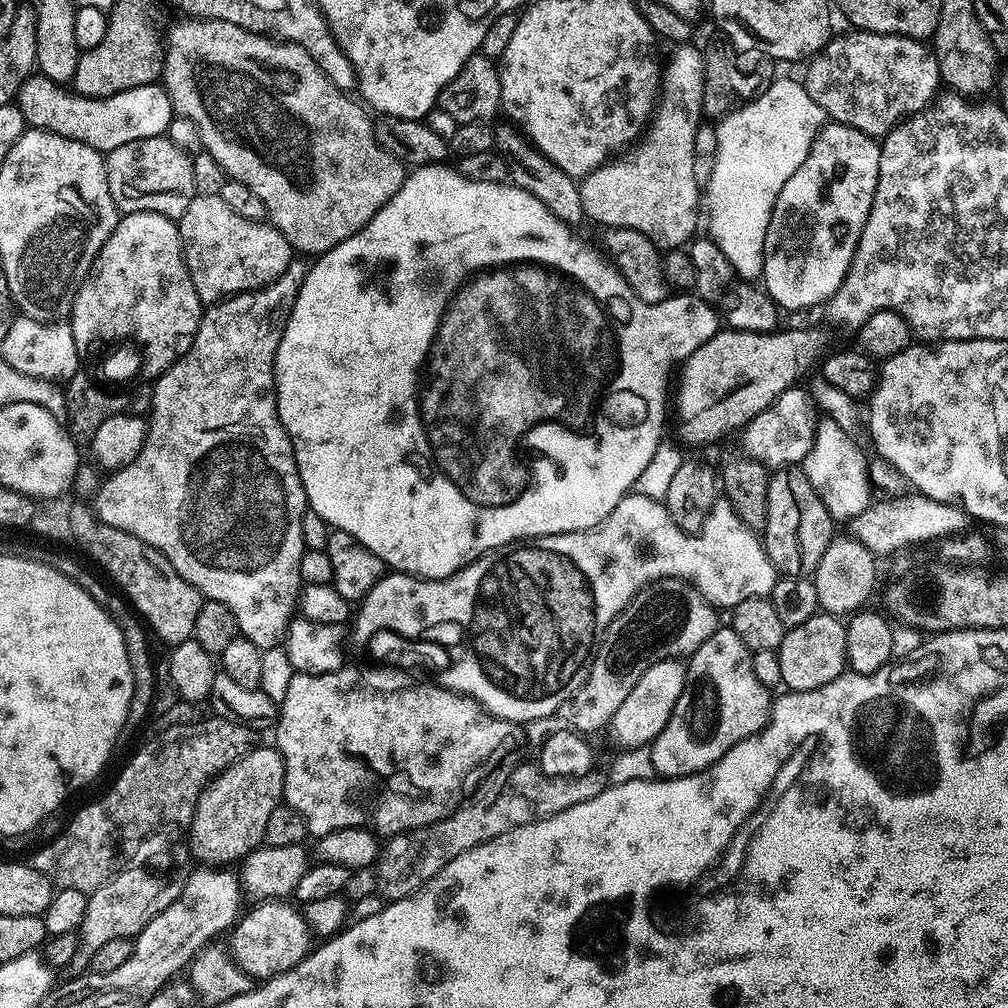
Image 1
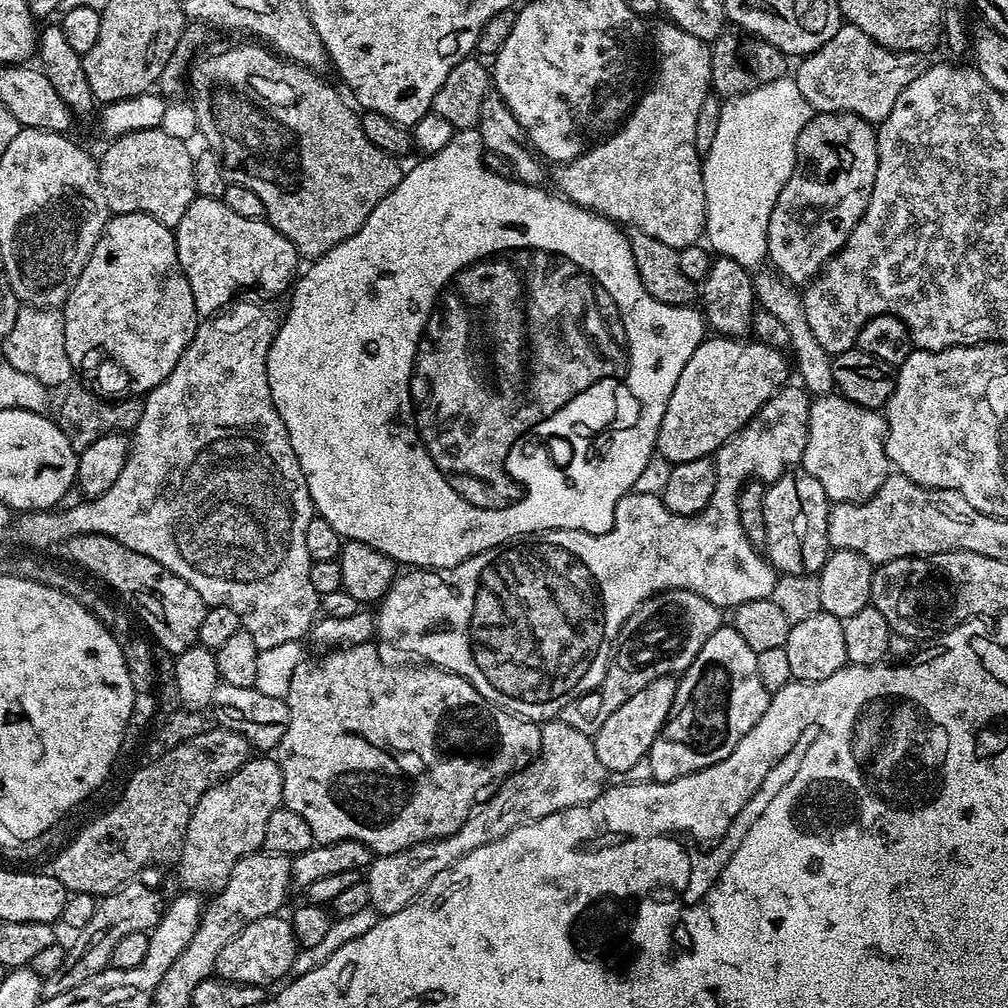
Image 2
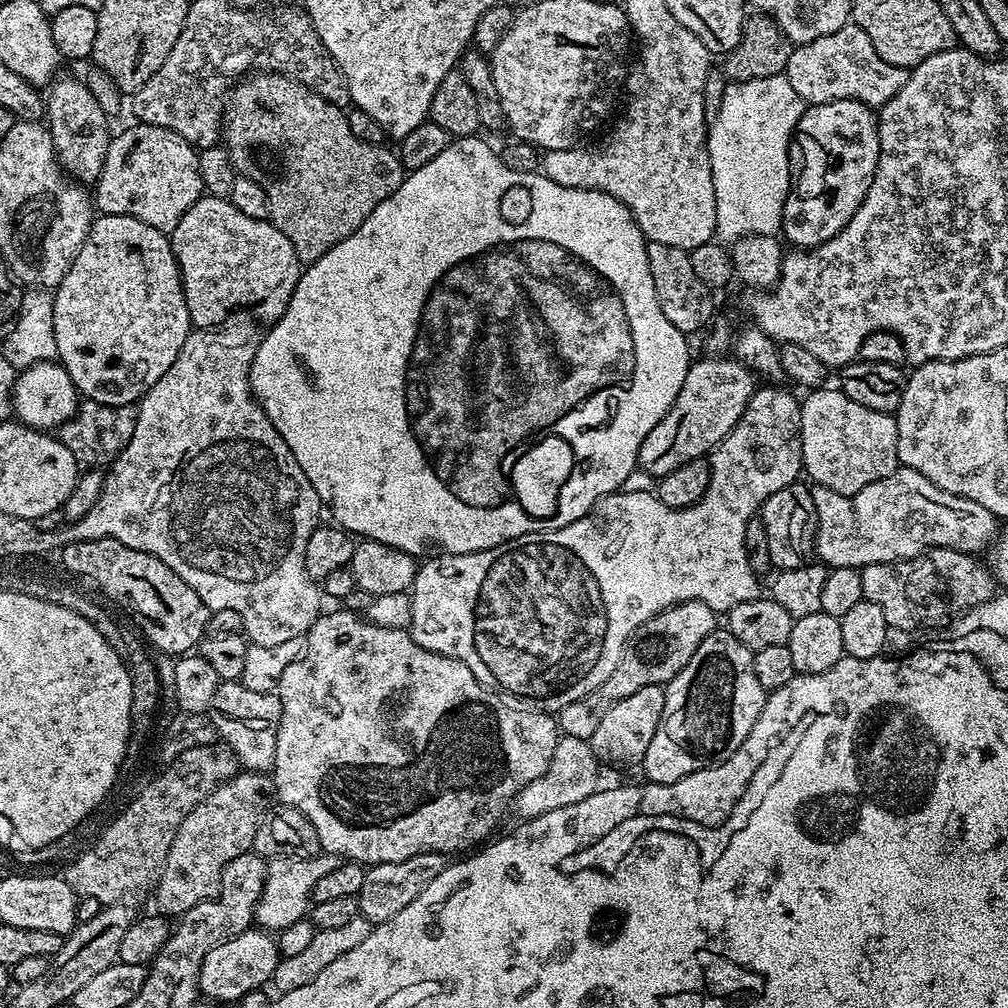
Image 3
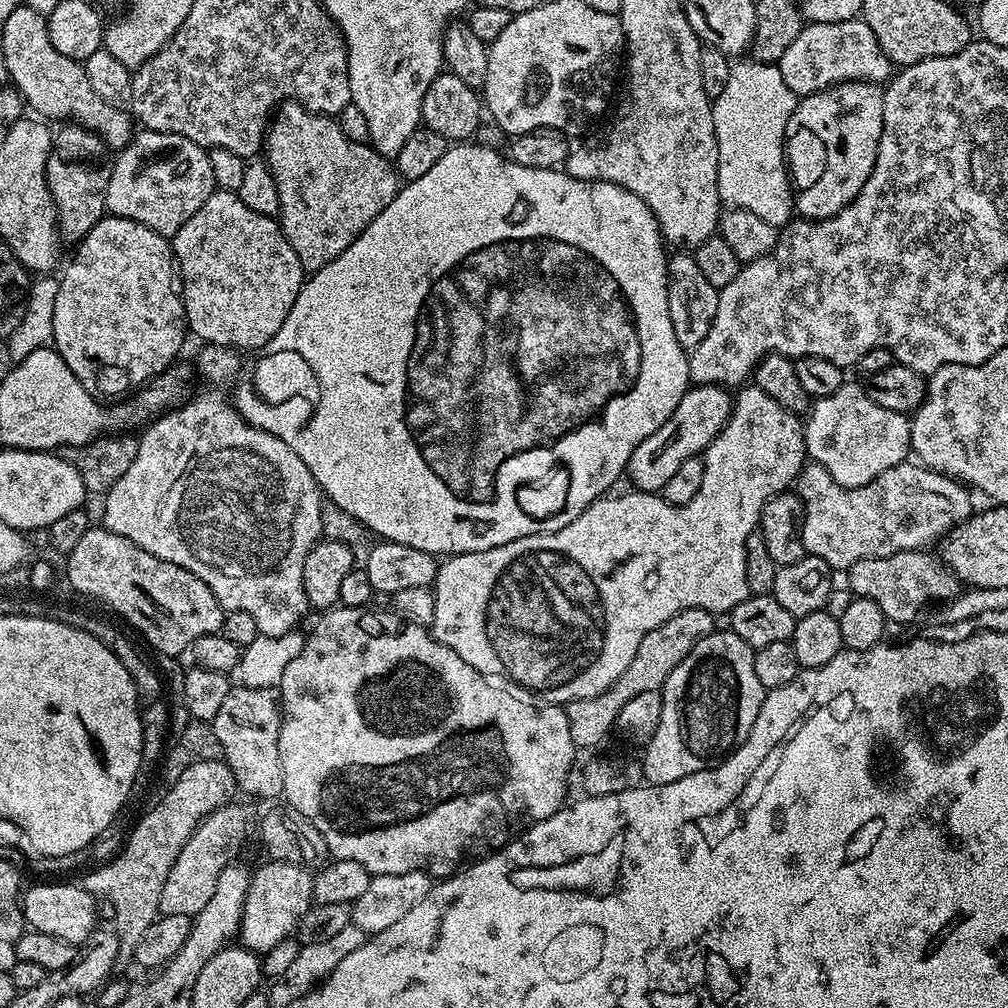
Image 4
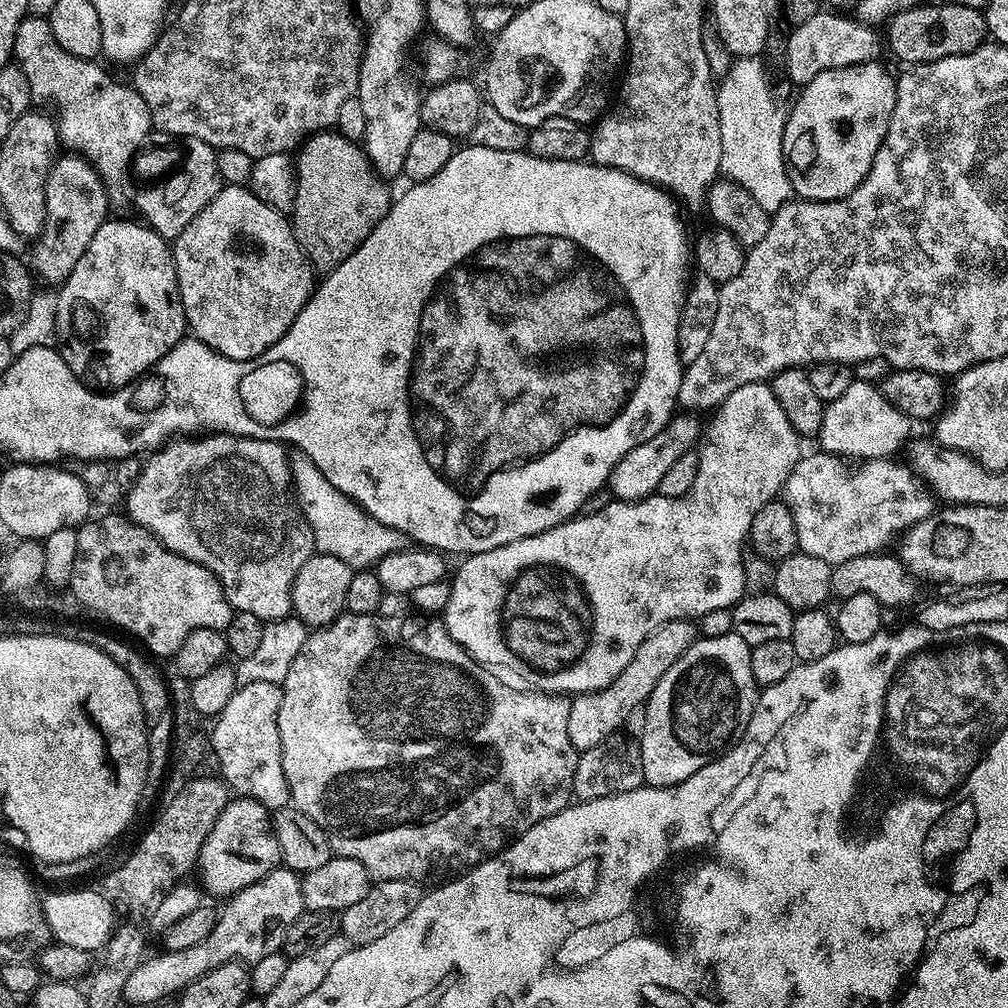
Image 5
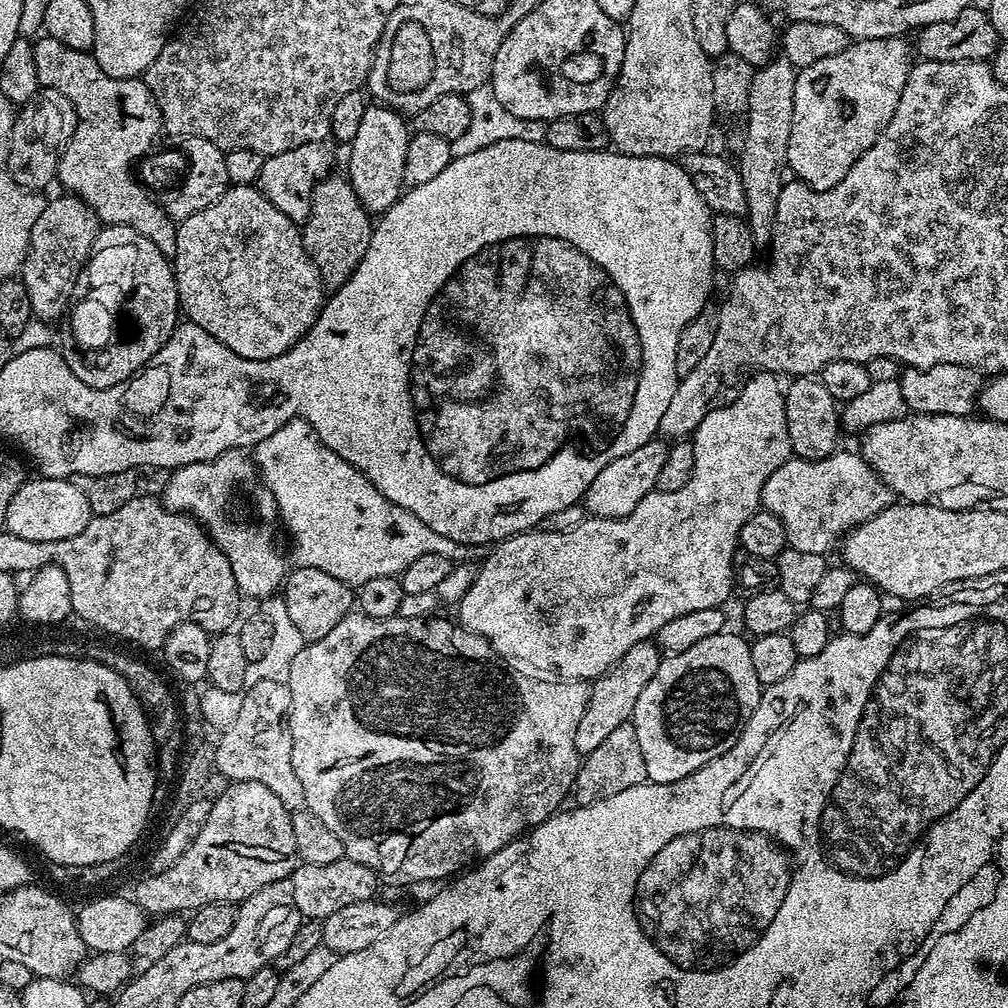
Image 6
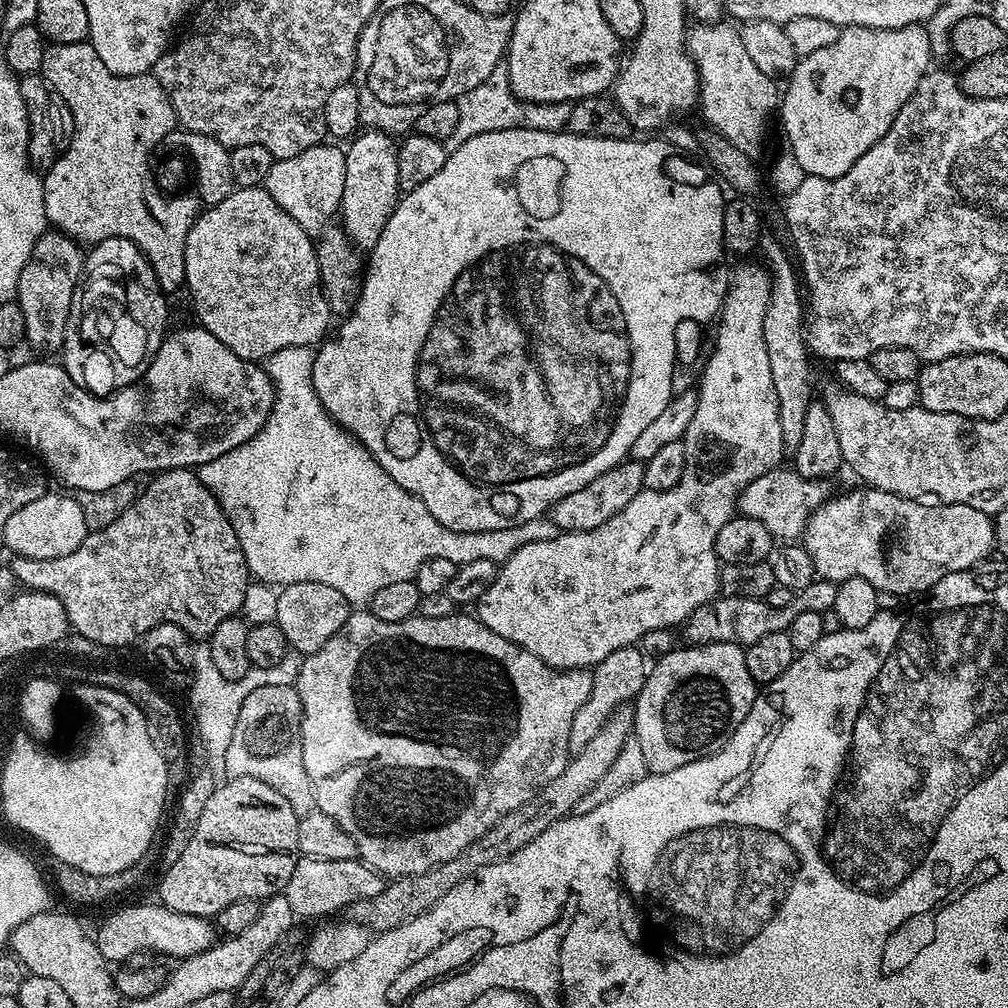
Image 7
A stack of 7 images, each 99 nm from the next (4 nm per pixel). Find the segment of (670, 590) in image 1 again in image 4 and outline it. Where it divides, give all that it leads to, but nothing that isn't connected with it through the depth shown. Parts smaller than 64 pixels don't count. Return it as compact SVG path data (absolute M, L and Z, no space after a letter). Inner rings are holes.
M691 608L674 614L674 618L662 622L662 626L657 626L655 630L647 632L641 644L638 645L638 650L634 653L634 662L630 662L630 666L626 666L626 670L622 670L620 677L607 688L608 696L634 698L634 694L660 692L666 678L670 678L674 666L678 666L678 662L682 662L682 658L686 658L686 654L694 650L699 640L712 633L714 630L712 620L714 620L713 613L701 608Z

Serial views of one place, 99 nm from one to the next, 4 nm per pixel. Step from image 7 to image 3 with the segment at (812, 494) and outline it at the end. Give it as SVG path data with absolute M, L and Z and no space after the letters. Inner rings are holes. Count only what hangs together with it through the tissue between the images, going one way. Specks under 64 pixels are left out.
M903 466L897 467L896 471L878 482L870 482L870 486L858 490L858 494L853 496L816 486L812 488L812 497L816 511L814 552L829 569L862 569L874 562L910 560L930 548L955 548L958 552L978 554L987 549L998 535L998 518L990 514L986 506L978 506L978 502L970 502L970 498L950 494L934 486L934 482L930 482L930 478L926 478L921 472Z

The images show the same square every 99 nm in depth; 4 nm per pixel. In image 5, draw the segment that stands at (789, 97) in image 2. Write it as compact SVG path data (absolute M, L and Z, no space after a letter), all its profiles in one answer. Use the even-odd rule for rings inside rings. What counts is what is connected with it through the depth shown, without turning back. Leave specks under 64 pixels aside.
M733 59L730 70L716 89L718 118L722 122L722 162L720 171L733 180L762 210L777 212L793 199L792 183L784 165L785 113L776 106L764 74L763 59Z

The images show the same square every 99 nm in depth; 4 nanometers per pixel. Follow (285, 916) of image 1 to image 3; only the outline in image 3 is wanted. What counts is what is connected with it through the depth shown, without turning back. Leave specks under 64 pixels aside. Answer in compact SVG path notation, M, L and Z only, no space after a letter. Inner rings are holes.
M259 926L247 928L238 938L230 938L230 942L222 942L222 946L214 946L206 954L200 971L200 996L206 1000L234 1002L242 994L261 991L264 983L267 985L273 979L281 959L280 945L273 933Z

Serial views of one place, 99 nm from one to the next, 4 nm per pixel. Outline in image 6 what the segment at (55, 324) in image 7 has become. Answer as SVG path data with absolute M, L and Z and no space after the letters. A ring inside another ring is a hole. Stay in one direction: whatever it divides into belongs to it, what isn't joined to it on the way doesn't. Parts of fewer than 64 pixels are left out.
M59 195L53 200L49 199L42 214L38 214L38 222L34 222L34 230L30 230L28 252L24 256L22 269L22 279L26 294L30 294L33 317L49 322L59 321L67 313L78 274L102 227L90 206L83 204L77 196Z

